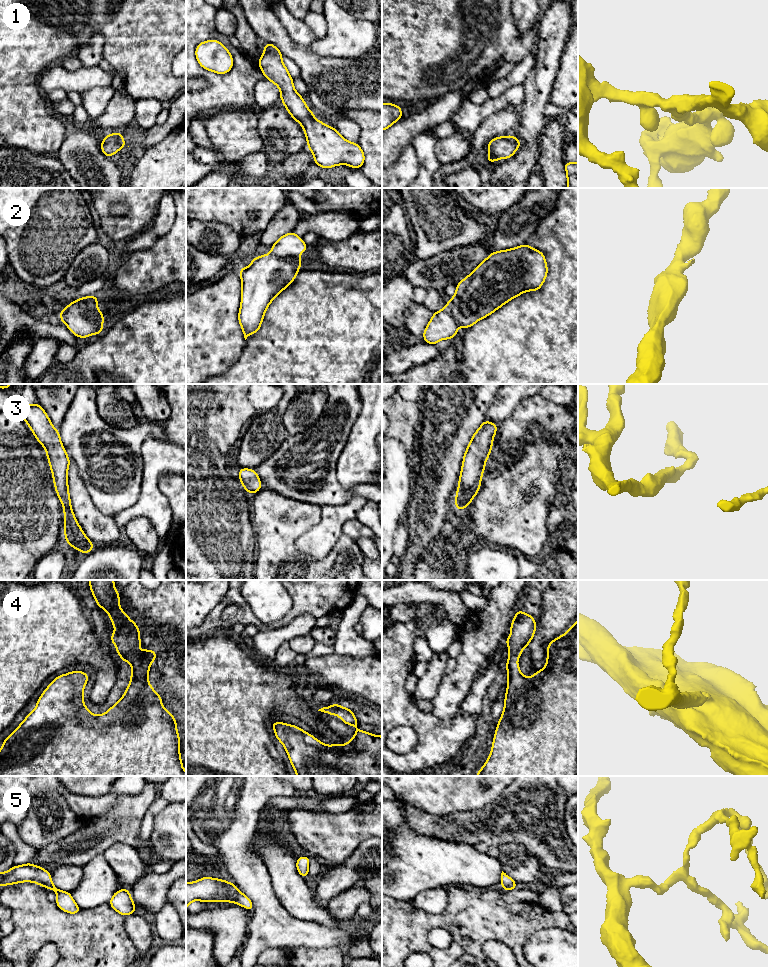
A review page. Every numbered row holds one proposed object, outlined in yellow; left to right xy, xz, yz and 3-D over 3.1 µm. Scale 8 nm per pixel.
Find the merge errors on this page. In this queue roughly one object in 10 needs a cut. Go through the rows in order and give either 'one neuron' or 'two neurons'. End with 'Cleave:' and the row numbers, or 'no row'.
1: one neuron
2: one neuron
3: one neuron
4: one neuron
5: one neuron
Cleave: no row

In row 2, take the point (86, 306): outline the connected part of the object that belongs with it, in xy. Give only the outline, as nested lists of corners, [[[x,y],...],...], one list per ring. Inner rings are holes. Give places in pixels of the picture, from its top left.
[[[96,295],[79,298],[66,306],[58,317],[77,337],[100,335],[103,332],[104,315],[98,310],[98,301]]]

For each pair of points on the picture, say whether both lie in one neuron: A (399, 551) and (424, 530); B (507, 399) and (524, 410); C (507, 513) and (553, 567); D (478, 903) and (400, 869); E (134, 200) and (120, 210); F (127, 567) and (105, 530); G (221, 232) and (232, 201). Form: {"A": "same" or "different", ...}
{"A": "different", "B": "different", "C": "different", "D": "different", "E": "different", "F": "different", "G": "different"}

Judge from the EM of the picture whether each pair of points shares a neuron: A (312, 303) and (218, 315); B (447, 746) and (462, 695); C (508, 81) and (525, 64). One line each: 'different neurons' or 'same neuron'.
A: different neurons
B: different neurons
C: same neuron

